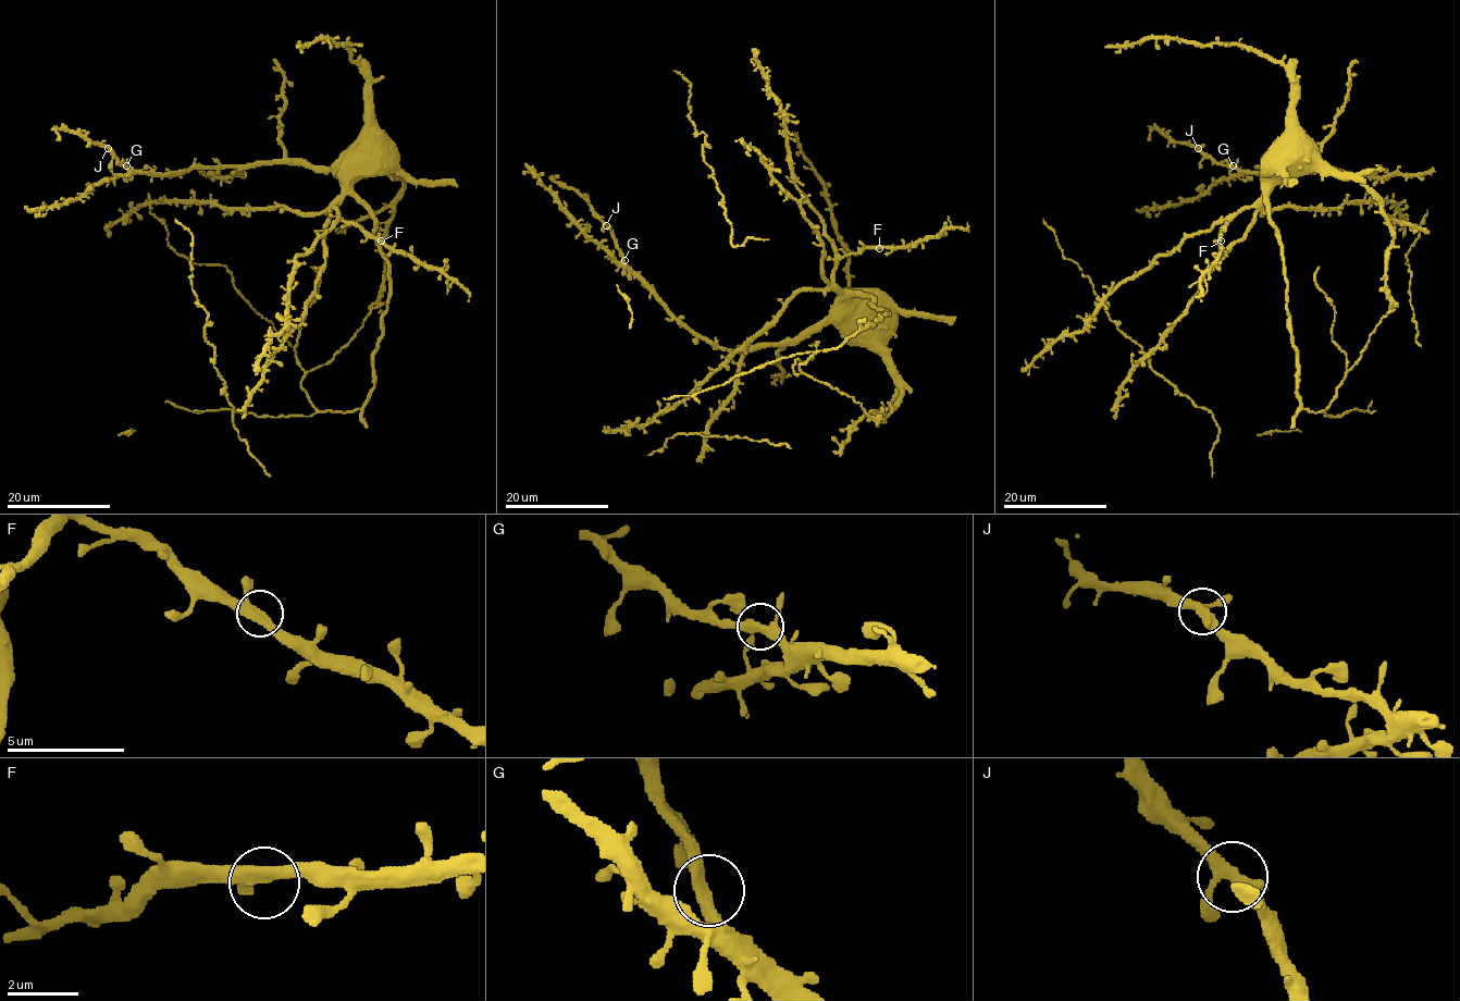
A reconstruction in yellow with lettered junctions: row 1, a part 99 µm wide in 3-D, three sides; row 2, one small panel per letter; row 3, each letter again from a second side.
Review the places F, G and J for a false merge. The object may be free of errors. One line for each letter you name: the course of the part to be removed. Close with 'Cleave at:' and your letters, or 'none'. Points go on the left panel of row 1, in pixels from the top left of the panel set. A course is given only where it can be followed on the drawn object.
Cleave at: none

